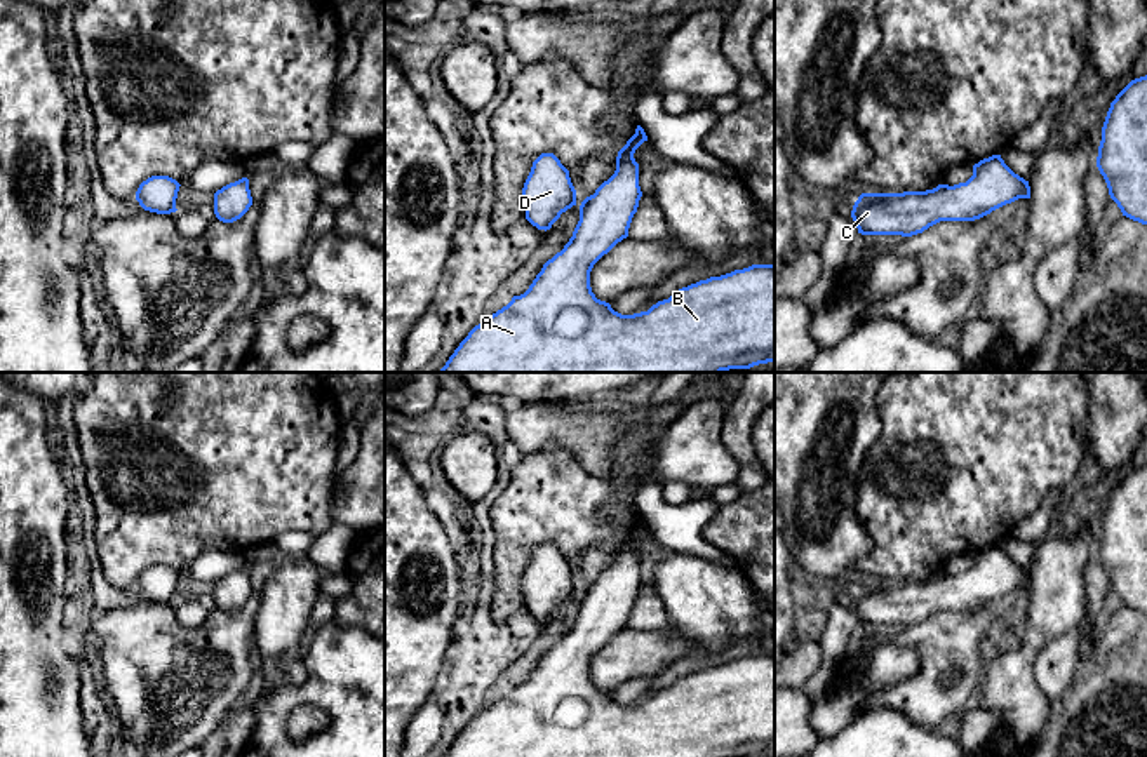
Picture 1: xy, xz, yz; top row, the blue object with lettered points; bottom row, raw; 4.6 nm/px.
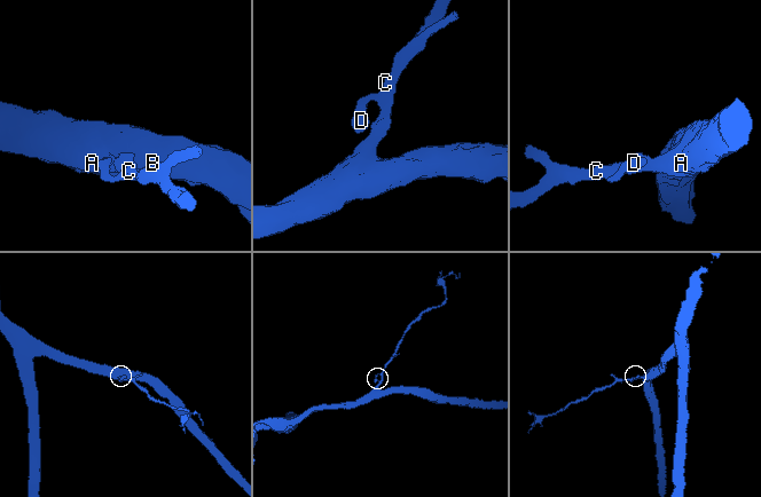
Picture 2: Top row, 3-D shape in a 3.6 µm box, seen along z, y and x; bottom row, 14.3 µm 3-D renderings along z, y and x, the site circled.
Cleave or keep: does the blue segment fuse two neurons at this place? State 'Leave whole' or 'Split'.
Leave whole

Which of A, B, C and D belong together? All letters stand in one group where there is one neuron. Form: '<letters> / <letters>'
A B C D

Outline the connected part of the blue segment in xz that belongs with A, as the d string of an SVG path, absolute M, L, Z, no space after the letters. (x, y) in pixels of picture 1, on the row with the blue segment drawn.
M637 125L635 134L618 151L614 174L581 202L580 221L564 249L543 265L524 294L513 296L506 306L484 317L437 372L722 372L775 362L775 265L752 265L700 280L634 315L614 312L592 292L594 265L628 237L637 212L642 191L634 153L644 141L647 136Z

